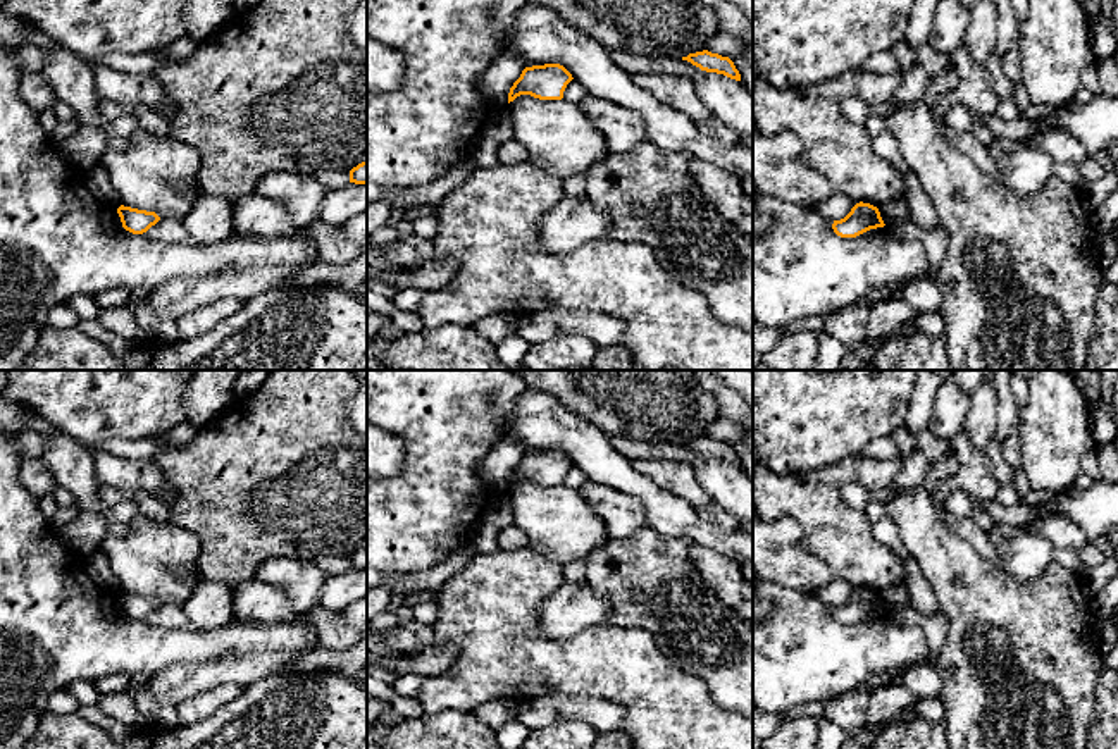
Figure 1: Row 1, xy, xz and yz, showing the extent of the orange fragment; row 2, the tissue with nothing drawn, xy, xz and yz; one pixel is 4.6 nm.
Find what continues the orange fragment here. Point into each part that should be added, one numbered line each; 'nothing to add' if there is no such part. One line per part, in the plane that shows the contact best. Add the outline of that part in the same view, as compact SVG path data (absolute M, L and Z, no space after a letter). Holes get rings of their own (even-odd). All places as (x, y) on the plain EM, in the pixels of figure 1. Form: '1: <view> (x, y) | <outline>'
nothing to add

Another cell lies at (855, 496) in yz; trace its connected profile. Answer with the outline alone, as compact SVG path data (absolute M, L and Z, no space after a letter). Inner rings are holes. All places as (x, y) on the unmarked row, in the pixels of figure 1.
M848 482L839 487L839 496L848 508L858 511L865 511L868 503L872 501L870 492L856 482Z

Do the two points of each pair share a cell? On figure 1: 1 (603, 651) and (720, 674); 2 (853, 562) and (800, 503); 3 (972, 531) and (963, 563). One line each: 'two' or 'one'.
1: two
2: one
3: two

